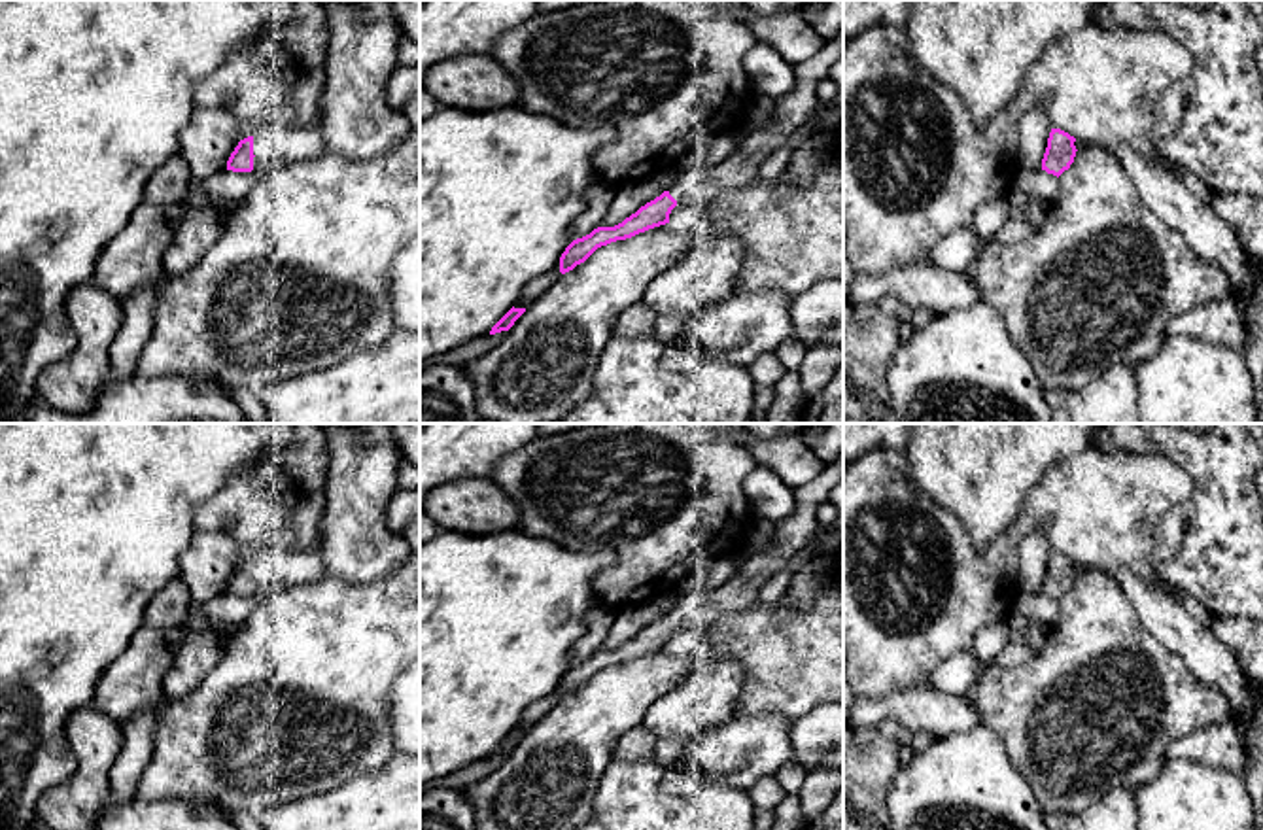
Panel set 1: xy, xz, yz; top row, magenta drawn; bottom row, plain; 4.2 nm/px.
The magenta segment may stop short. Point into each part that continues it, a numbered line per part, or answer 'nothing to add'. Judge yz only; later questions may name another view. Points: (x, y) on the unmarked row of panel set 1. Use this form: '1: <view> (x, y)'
nothing to add

